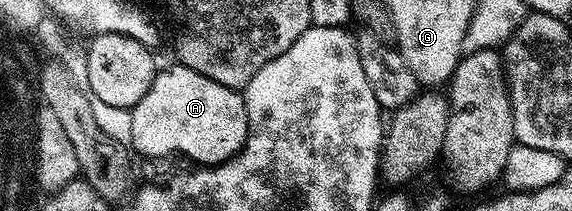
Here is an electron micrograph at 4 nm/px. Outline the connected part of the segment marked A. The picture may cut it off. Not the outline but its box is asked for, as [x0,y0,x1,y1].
[130,65,247,165]

